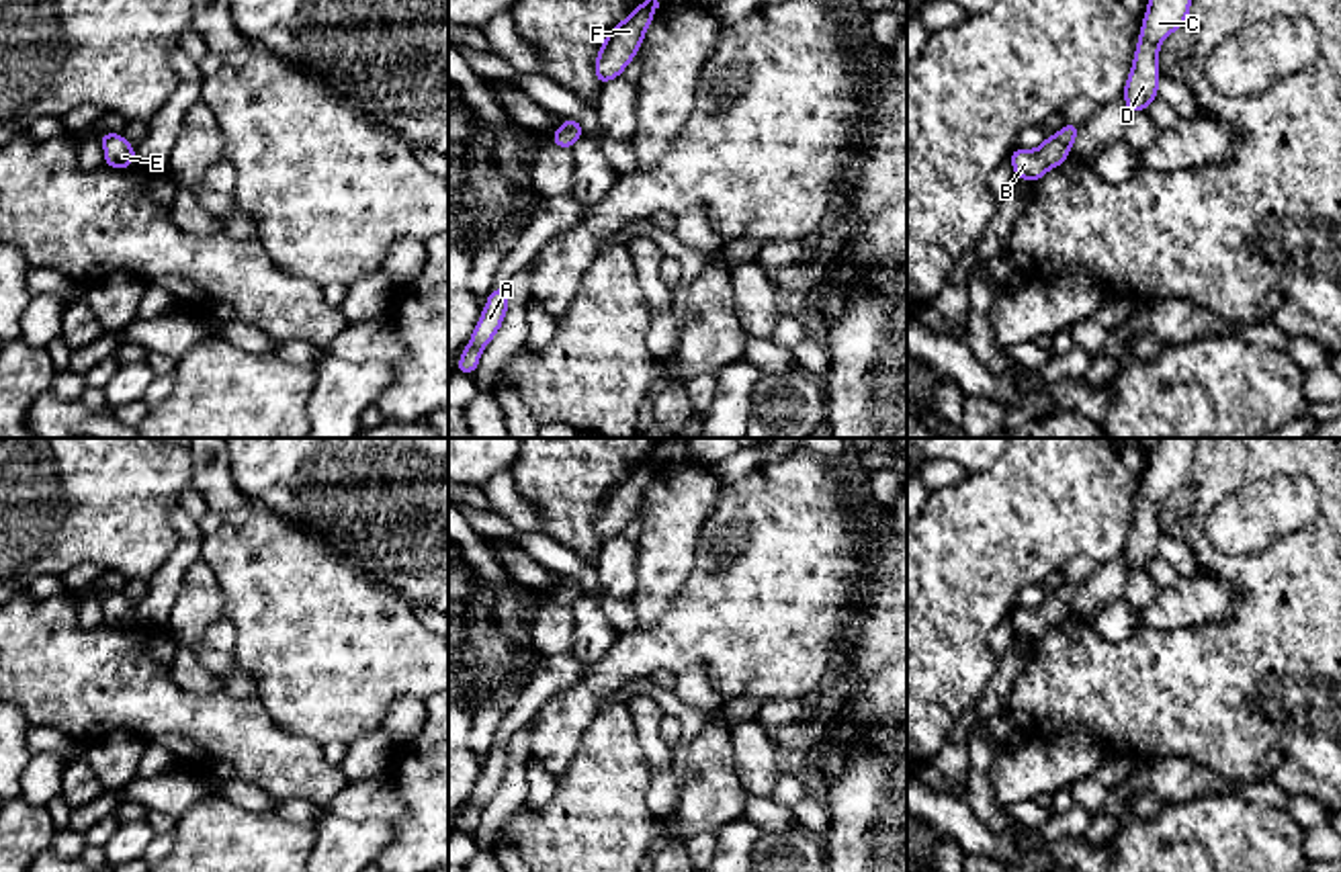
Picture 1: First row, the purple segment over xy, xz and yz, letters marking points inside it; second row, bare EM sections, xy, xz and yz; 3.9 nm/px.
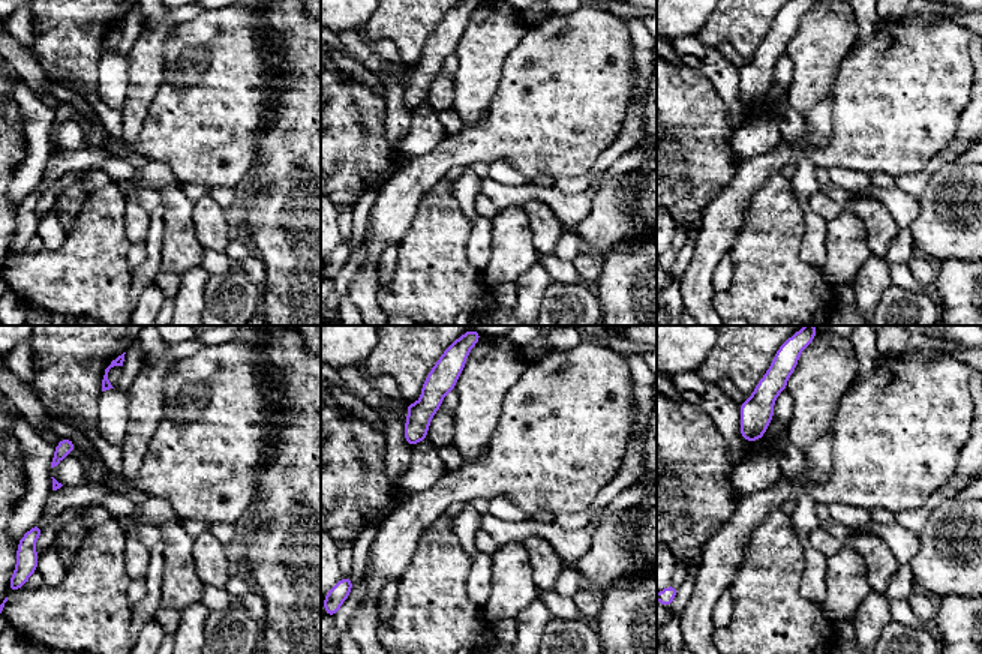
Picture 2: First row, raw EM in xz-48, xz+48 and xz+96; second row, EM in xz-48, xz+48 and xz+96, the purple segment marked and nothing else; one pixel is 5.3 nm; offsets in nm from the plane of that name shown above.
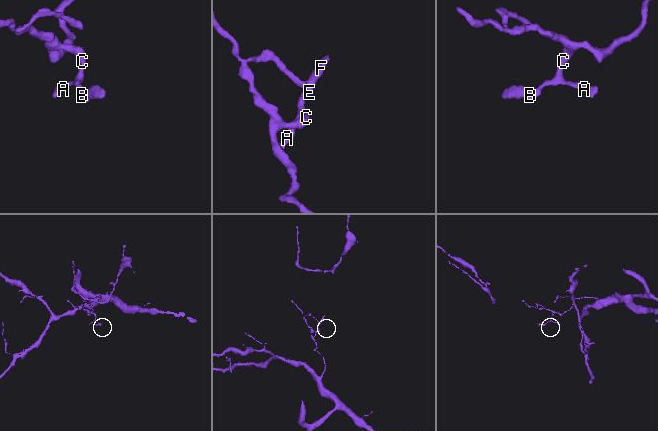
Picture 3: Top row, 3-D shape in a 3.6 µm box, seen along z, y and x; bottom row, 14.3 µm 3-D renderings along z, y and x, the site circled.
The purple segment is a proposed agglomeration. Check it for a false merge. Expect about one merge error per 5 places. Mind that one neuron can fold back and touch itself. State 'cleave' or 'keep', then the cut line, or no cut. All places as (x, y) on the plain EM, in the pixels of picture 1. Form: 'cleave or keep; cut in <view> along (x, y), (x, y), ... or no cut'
keep; no cut

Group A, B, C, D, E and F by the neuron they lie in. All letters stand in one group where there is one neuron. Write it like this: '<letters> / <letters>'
A B C D E F

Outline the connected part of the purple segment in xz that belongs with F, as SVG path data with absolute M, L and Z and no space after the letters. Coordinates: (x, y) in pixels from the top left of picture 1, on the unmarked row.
M653 450L641 465L633 467L622 481L608 489L594 520L600 544L622 534L624 526L635 518L657 467L659 461Z

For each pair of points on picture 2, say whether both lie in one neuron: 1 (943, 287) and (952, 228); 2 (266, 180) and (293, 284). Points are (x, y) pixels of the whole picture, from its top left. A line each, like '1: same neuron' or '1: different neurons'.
1: different neurons
2: same neuron

